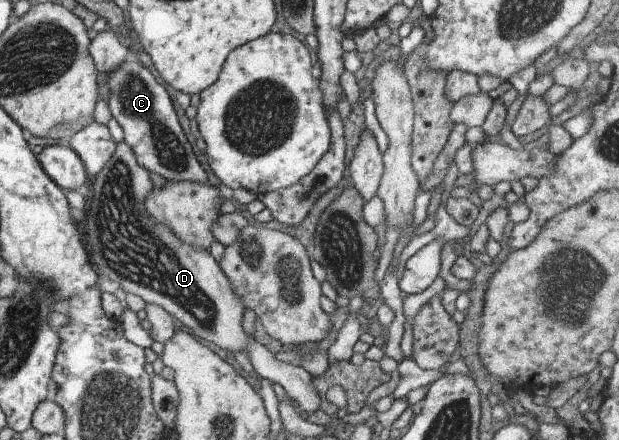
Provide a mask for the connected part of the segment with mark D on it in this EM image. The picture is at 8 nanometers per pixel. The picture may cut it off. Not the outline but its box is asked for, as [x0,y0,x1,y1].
[83,140,321,413]

